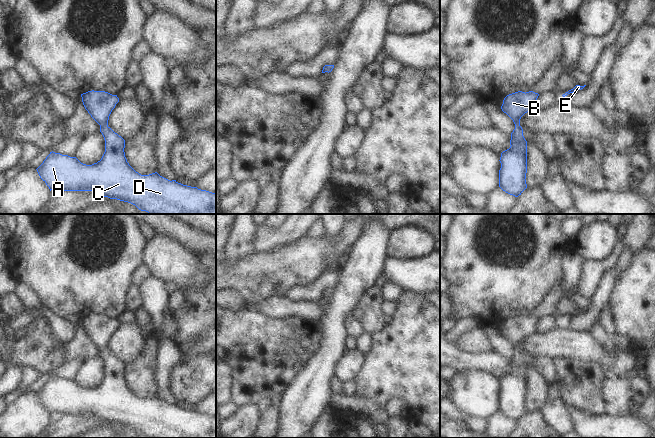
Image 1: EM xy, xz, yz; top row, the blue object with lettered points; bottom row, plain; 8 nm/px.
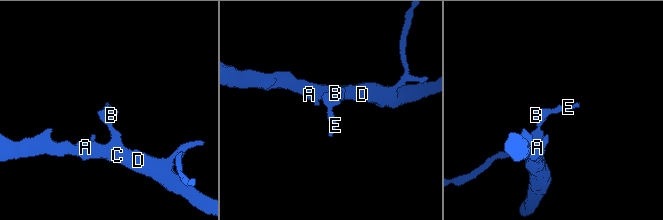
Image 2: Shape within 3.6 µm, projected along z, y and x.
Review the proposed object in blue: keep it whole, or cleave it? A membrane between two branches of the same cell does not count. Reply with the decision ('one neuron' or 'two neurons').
one neuron

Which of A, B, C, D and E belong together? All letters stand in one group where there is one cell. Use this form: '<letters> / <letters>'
A B C D E

